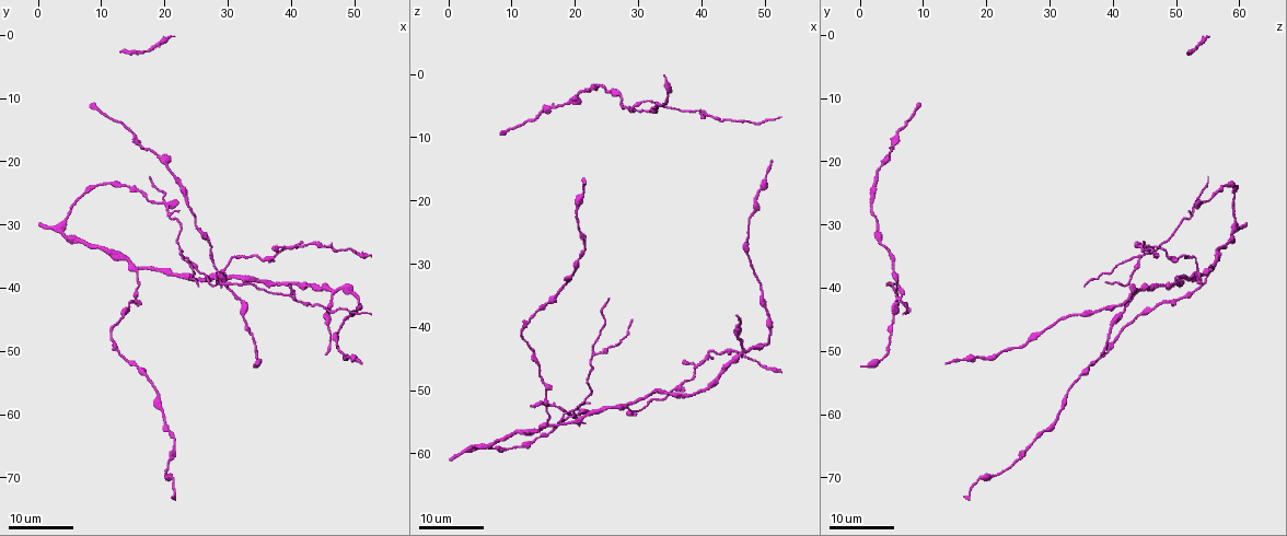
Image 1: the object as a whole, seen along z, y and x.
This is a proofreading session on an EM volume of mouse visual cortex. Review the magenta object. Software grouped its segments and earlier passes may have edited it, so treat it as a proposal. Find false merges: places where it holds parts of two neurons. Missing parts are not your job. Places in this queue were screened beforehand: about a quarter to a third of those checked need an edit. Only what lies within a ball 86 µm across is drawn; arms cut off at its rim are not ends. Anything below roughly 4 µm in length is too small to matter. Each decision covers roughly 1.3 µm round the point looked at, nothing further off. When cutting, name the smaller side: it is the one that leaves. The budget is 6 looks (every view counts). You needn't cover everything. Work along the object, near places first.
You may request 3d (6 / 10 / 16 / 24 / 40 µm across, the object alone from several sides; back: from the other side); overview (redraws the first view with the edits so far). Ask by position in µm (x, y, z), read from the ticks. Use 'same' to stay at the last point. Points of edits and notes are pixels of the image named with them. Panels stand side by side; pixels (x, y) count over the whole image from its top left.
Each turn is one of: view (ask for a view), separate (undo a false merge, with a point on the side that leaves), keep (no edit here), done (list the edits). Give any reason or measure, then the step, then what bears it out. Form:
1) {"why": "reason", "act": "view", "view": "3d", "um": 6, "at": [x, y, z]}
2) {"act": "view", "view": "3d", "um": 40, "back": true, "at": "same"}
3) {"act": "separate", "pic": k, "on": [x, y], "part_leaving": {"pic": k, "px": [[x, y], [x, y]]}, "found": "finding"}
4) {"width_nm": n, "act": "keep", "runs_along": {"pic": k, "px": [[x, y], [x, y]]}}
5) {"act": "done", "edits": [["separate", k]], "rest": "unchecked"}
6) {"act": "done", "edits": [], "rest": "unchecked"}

{"why": "three arms meet", "act": "view", "view": "3d", "um": 16, "at": [47.0, 40.5, 44.0]}

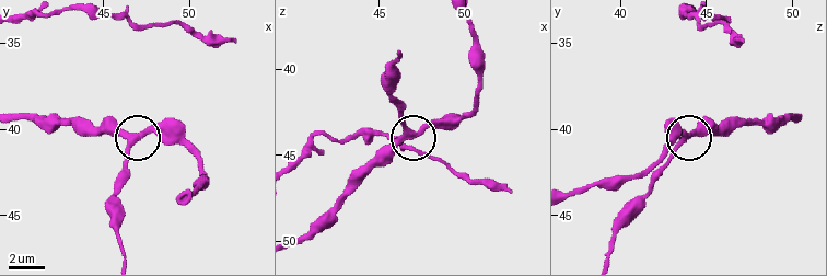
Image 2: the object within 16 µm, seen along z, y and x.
{"act": "view", "view": "3d", "um": 10, "at": [46.6, 40.7, 43.7]}

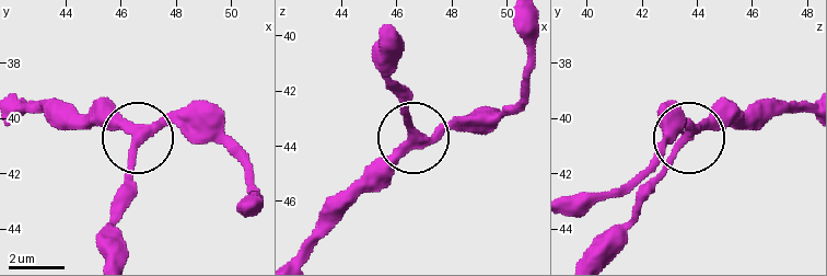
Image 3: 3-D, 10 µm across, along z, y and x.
{"act": "view", "view": "3d", "um": 10, "back": true, "at": [46.6, 40.5, 43.7]}

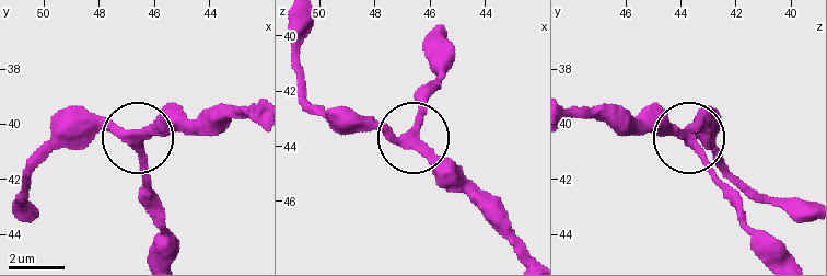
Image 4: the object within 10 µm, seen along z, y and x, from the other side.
{"arms": 3, "act": "keep", "runs_along": {"pic": 4, "px": [[51, 150], [106, 129], [127, 136], [141, 164], [141, 191]]}, "found": "continuous, no second neuron"}

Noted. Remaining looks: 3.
{"why": "three arms meet", "act": "view", "view": "3d", "um": 16, "at": [28.0, 37.5, 52.5]}

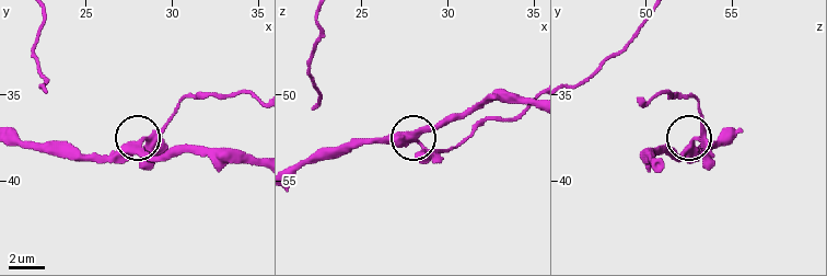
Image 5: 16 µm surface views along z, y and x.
{"act": "view", "view": "3d", "um": 10, "at": [28.1, 37.7, 52.7]}

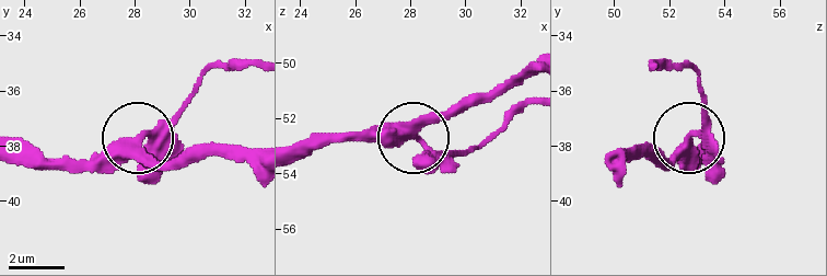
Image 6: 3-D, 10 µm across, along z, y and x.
{"act": "separate", "pic": 6, "on": [183, 110], "part_leaving": {"pic": 6, "px": [[152, 134], [213, 67], [255, 65]]}, "found": "a second neuron is stuck on"}

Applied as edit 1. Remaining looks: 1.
{"act": "done", "edits": [["separate", 6]], "rest": "unchecked"}

